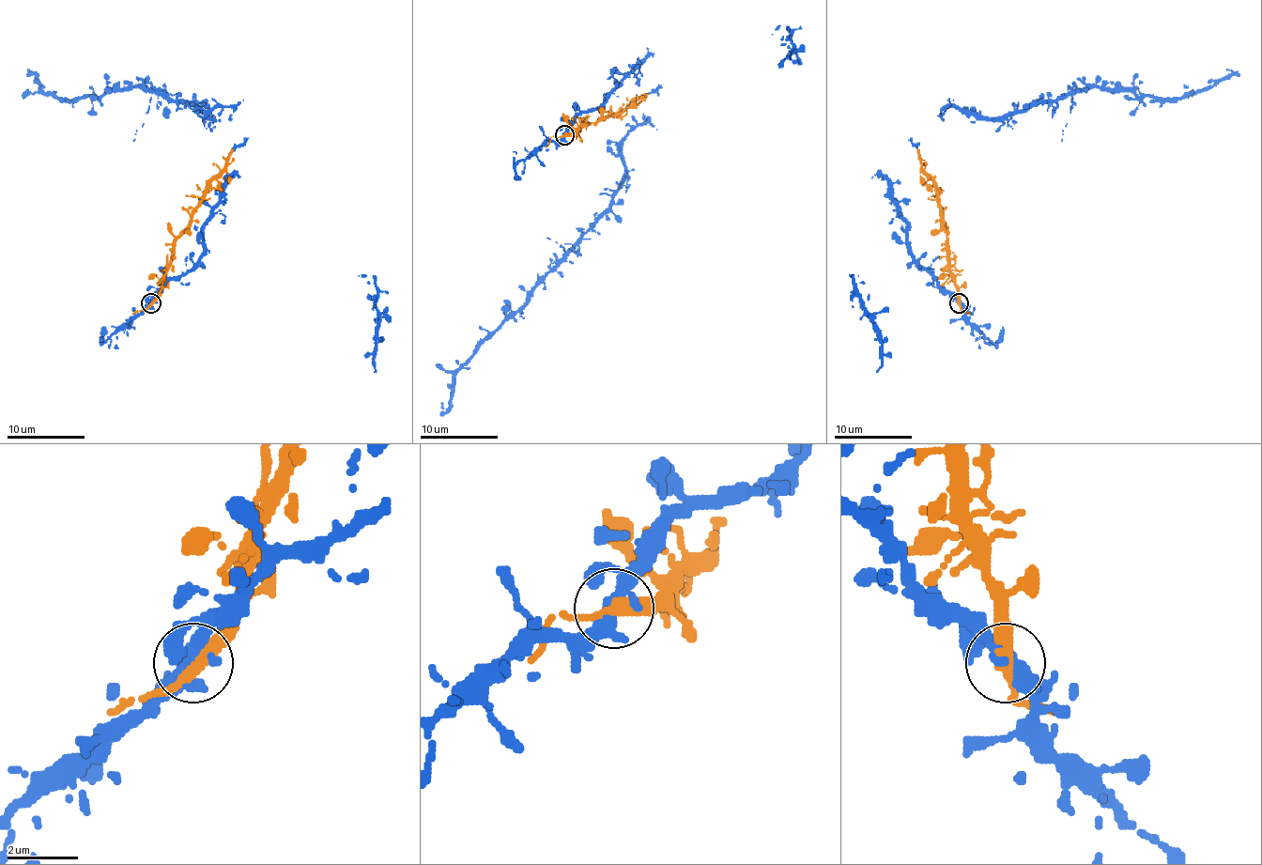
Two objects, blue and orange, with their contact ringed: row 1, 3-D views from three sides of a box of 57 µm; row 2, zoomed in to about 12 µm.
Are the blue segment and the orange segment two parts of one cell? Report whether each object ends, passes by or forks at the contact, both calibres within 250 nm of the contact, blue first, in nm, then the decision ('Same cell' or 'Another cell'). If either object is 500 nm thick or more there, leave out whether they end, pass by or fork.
At the ring blue forks. At the ring orange passes by. Thickness 320 nm (blue) against 320 nm. Same cell

